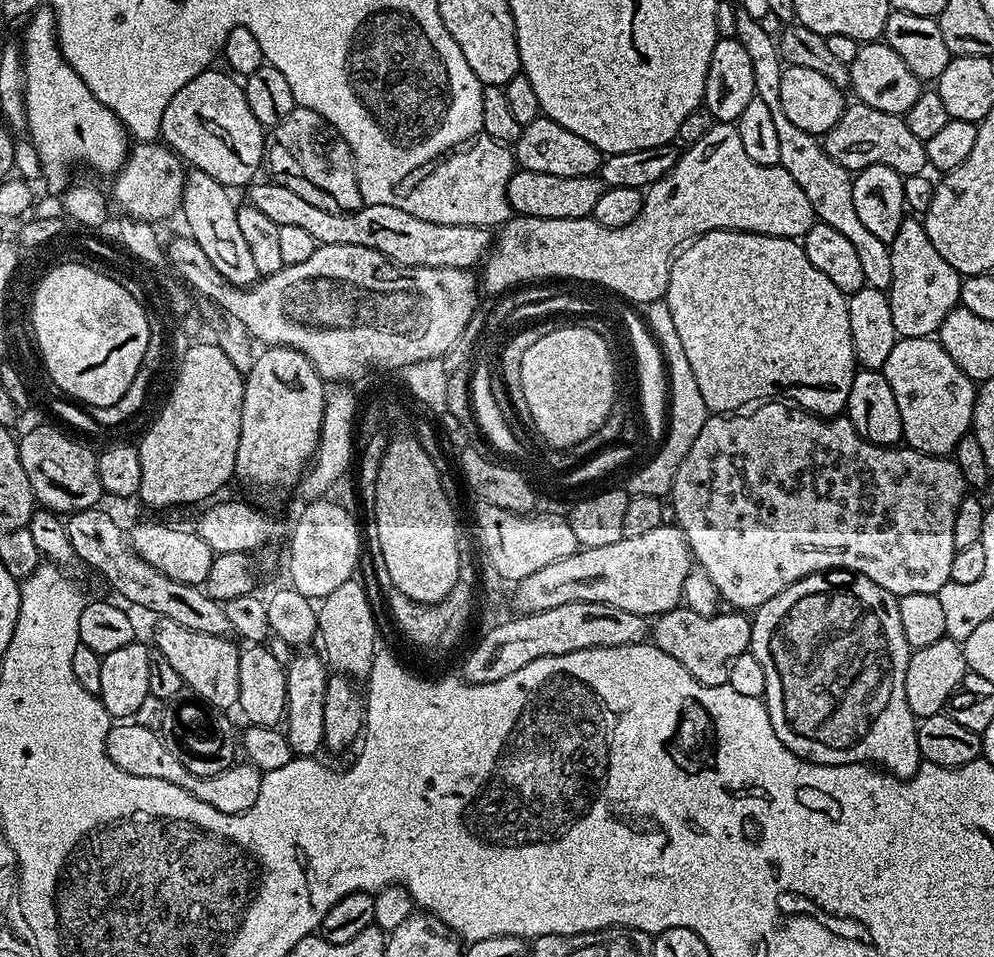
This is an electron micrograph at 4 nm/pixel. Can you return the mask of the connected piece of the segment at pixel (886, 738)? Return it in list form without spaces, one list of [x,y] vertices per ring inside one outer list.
[[[833,570],[831,572],[815,572],[813,576],[794,582],[786,590],[782,590],[770,602],[755,609],[751,617],[752,642],[750,650],[758,662],[762,662],[762,674],[766,674],[766,690],[762,697],[770,714],[770,726],[774,726],[774,734],[782,738],[782,746],[786,746],[795,756],[801,756],[812,764],[871,764],[887,770],[899,780],[907,780],[919,770],[922,757],[916,741],[918,717],[910,710],[906,702],[906,666],[910,649],[906,642],[906,634],[902,634],[902,618],[900,617],[900,601],[890,590],[882,590],[870,578],[858,576],[854,572]]]

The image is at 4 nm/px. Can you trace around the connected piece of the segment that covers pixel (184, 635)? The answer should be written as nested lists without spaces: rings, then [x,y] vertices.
[[[159,618],[155,623],[156,633],[151,643],[155,651],[161,652],[170,661],[170,666],[174,666],[185,689],[217,710],[235,709],[238,705],[238,658],[241,653],[241,649],[236,648],[237,641],[228,636],[198,634],[198,630],[186,630],[186,626],[170,622],[170,618]]]

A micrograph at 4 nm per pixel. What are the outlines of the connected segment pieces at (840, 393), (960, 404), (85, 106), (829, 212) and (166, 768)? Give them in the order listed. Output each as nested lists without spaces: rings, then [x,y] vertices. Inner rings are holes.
[[[729,228],[714,230],[713,232],[708,232],[705,236],[697,236],[696,239],[691,241],[687,246],[679,249],[678,255],[672,261],[666,302],[670,306],[670,315],[674,317],[674,327],[678,329],[678,339],[682,342],[682,350],[686,353],[686,359],[690,361],[690,370],[694,370],[694,378],[698,381],[698,391],[702,394],[702,402],[706,402],[709,413],[736,414],[741,410],[747,409],[749,406],[755,405],[757,402],[764,402],[769,398],[783,397],[780,396],[783,392],[788,392],[789,397],[787,396],[787,399],[791,401],[795,407],[802,408],[806,412],[811,412],[813,416],[836,418],[847,409],[848,399],[850,398],[850,386],[854,386],[854,378],[858,371],[854,346],[852,345],[852,339],[850,338],[848,296],[842,290],[838,290],[838,286],[834,286],[834,282],[830,282],[830,278],[826,278],[826,274],[822,274],[822,270],[816,269],[810,262],[810,258],[806,258],[806,250],[804,249],[803,243],[797,242],[795,239],[786,236],[767,236],[766,234],[758,234],[757,232],[735,232]]]
[[[931,336],[897,339],[882,371],[886,382],[890,382],[890,390],[894,390],[898,414],[902,414],[903,443],[928,456],[952,454],[958,442],[970,432],[977,385],[958,370],[954,358],[946,354],[939,339]]]
[[[41,6],[27,17],[24,28],[22,55],[24,58],[24,101],[26,102],[27,135],[32,135],[32,148],[40,159],[40,168],[44,171],[44,180],[52,188],[64,190],[69,187],[68,164],[64,160],[81,160],[89,164],[96,172],[115,174],[124,166],[130,151],[130,137],[122,121],[113,114],[82,82],[82,78],[64,60],[56,39],[56,15],[51,7]]]
[[[743,6],[737,7],[735,17],[737,19],[735,39],[745,47],[750,62],[753,63],[756,97],[769,107],[774,126],[777,128],[779,167],[786,169],[798,182],[798,186],[805,191],[817,219],[823,224],[834,227],[853,243],[861,261],[865,285],[872,289],[887,291],[893,282],[890,246],[875,237],[855,213],[851,173],[826,154],[823,143],[817,137],[795,126],[782,110],[781,74],[784,64],[775,37],[771,36],[764,28],[765,25],[753,18]]]
[[[134,722],[113,723],[106,734],[106,754],[118,770],[126,774],[134,774],[142,778],[162,778],[162,782],[170,782],[174,786],[182,786],[194,798],[206,802],[206,806],[214,806],[214,810],[222,810],[222,814],[242,814],[254,806],[258,798],[258,790],[262,786],[262,773],[259,768],[247,762],[234,762],[226,770],[213,776],[192,776],[170,750],[166,750],[159,732],[146,730],[146,726],[138,726]]]

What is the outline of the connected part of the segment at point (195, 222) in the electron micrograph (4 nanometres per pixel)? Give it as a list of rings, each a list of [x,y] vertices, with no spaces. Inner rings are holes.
[[[192,168],[184,177],[180,208],[182,216],[184,212],[184,224],[188,227],[187,235],[202,248],[225,282],[238,288],[246,288],[261,279],[261,275],[258,266],[254,266],[254,257],[238,227],[238,204],[237,201],[232,201],[232,196],[233,193],[222,182],[210,178],[210,174],[202,174],[202,170]]]

